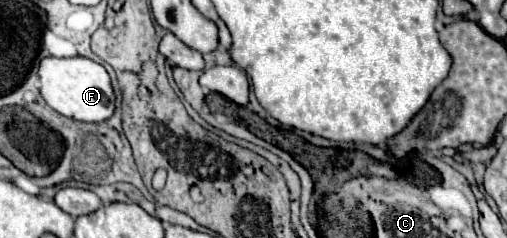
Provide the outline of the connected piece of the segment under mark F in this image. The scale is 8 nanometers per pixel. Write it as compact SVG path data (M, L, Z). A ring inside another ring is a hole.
M44 57L38 67L38 77L40 77L42 99L64 117L76 121L100 123L114 113L114 93L112 93L110 77L100 63L88 57L68 57L68 59Z

